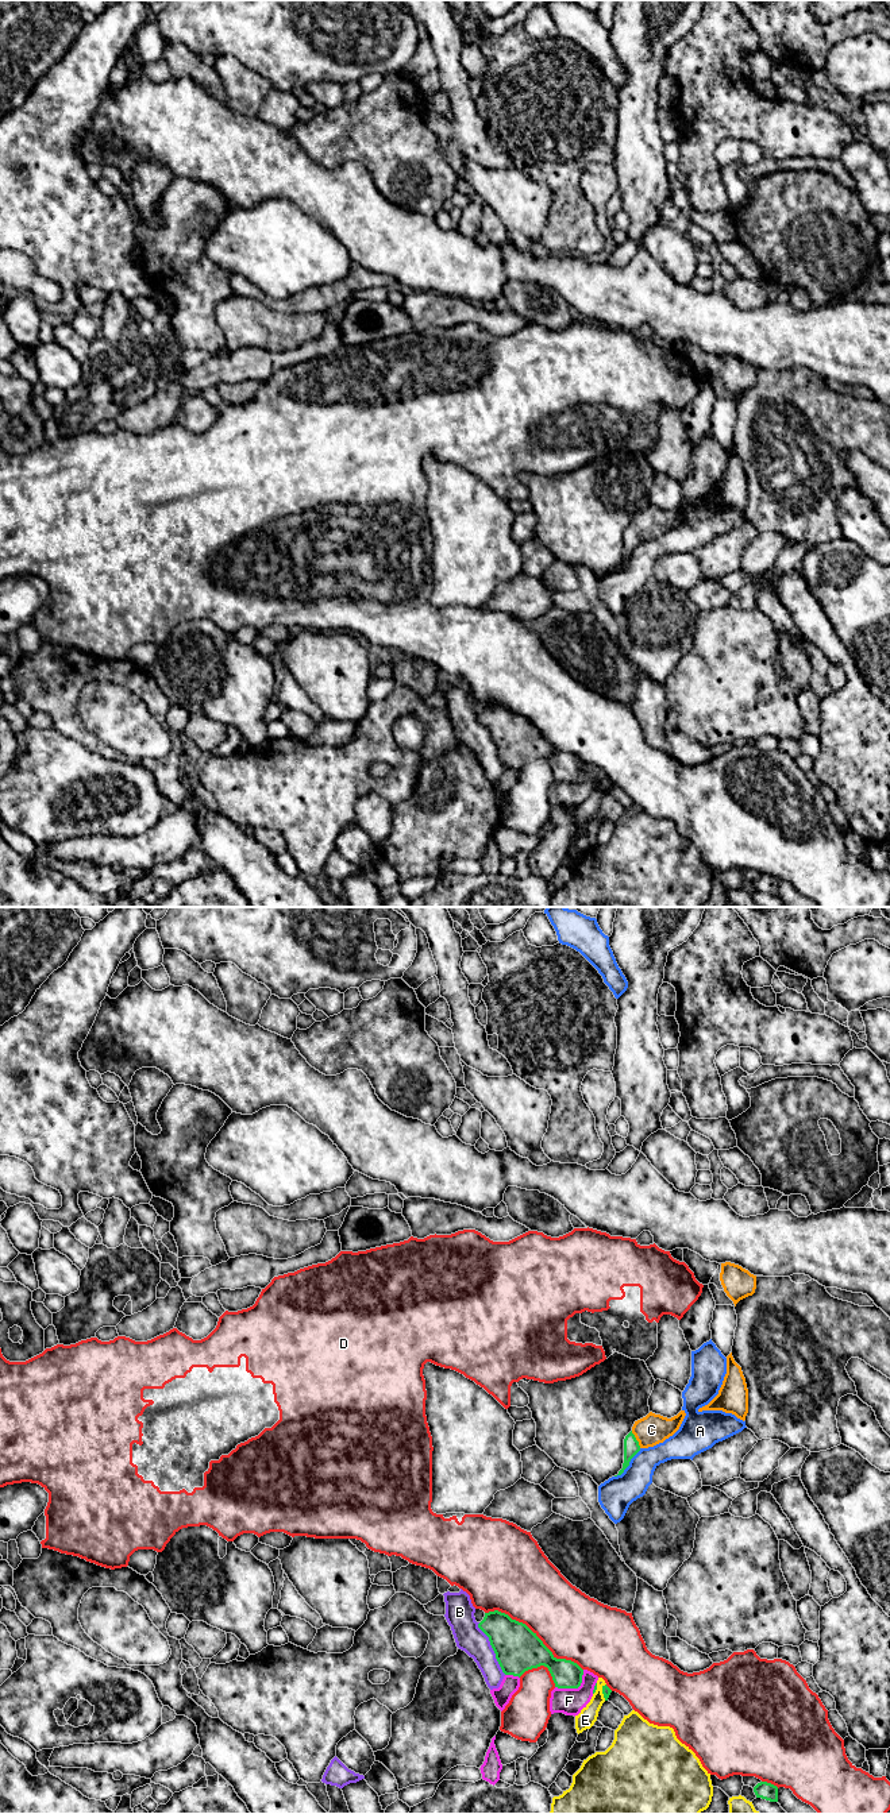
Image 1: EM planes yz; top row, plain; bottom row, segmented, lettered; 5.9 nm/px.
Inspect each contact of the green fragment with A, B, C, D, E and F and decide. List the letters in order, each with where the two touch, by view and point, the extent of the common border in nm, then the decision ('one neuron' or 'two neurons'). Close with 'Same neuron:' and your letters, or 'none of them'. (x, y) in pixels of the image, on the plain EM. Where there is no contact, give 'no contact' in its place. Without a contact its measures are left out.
A: yz (628, 558) | 240 nm | two neurons
B: yz (492, 740) | 360 nm | two neurons
C: yz (635, 532) | 120 nm | one neuron
D: yz (535, 728) | 700 nm | two neurons
E: yz (603, 784) | 100 nm | two neurons
F: yz (574, 780) | 200 nm | two neurons
Same neuron: C

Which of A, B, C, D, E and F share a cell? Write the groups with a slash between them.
A / B / C / D / E / F

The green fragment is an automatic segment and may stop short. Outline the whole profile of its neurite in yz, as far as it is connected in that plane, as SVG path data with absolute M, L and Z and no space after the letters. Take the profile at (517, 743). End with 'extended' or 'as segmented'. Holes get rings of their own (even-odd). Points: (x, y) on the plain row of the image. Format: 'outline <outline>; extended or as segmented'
outline M494 703L485 706L478 721L489 730L505 768L520 771L525 764L544 759L555 780L578 781L581 779L583 763L571 753L556 752L525 717Z; as segmented

